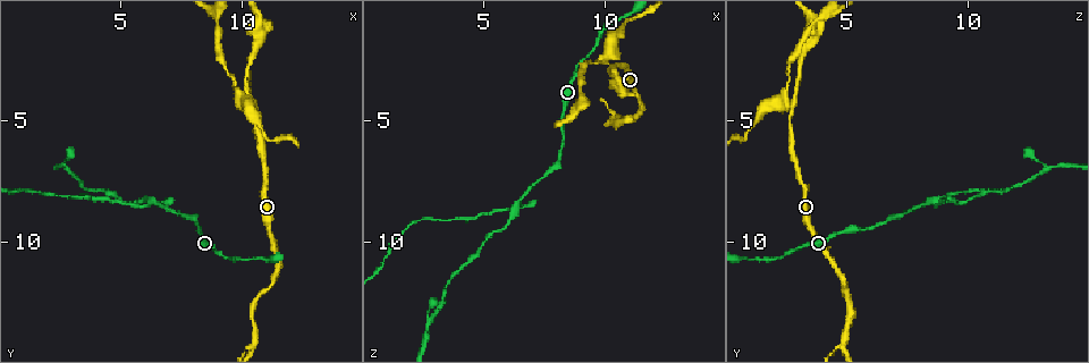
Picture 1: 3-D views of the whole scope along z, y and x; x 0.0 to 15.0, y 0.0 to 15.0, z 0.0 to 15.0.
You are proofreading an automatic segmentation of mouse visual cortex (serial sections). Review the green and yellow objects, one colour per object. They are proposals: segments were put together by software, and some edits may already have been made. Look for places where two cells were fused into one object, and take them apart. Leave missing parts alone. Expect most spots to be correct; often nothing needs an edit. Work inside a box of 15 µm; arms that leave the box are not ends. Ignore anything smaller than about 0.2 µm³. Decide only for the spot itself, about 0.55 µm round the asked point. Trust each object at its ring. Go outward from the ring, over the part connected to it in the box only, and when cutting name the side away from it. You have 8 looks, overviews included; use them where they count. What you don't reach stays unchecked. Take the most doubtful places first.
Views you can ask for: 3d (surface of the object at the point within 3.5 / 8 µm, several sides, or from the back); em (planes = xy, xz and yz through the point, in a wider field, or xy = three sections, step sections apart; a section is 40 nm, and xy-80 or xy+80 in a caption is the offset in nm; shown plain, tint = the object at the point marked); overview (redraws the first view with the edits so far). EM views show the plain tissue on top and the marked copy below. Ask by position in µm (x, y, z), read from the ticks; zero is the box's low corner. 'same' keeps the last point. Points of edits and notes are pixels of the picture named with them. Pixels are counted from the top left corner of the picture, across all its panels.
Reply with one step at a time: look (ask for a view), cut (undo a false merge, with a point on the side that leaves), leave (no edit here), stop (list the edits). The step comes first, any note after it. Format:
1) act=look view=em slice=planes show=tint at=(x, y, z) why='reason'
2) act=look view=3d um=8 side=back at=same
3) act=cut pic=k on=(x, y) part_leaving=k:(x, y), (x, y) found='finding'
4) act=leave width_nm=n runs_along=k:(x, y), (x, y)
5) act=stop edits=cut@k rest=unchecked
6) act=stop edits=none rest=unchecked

act=look view=3d um=3.5 at=(10.3, 4.5, 2.8) why='four arms meet'

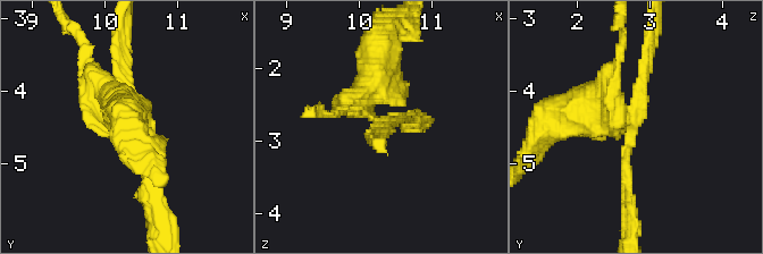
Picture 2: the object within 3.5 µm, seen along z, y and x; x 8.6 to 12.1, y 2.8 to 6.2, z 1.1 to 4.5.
act=look view=em slice=xy step=1 show=tint at=(10.30, 4.40, 2.80) why='now the EM'

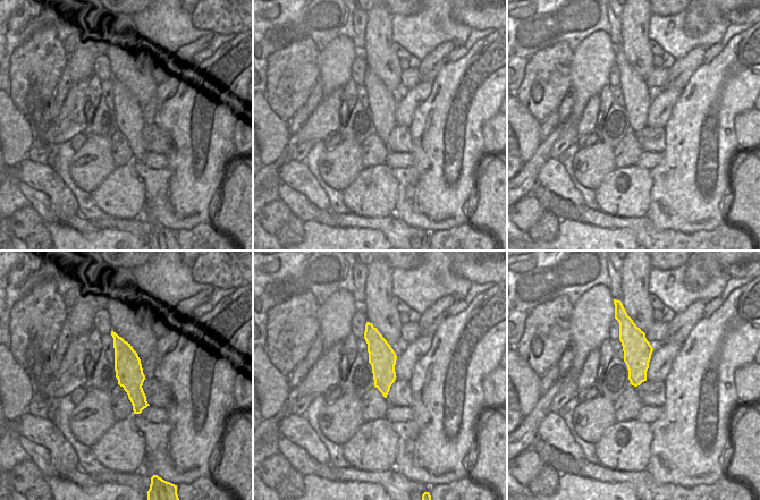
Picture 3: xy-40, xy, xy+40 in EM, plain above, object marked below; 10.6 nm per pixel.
act=cut pic=2 on=(394, 85) part_leaving=2:(370, 117), (357, 102), (384, 32) found='a second cell is stuck on'

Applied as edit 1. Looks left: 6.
act=look view=overview

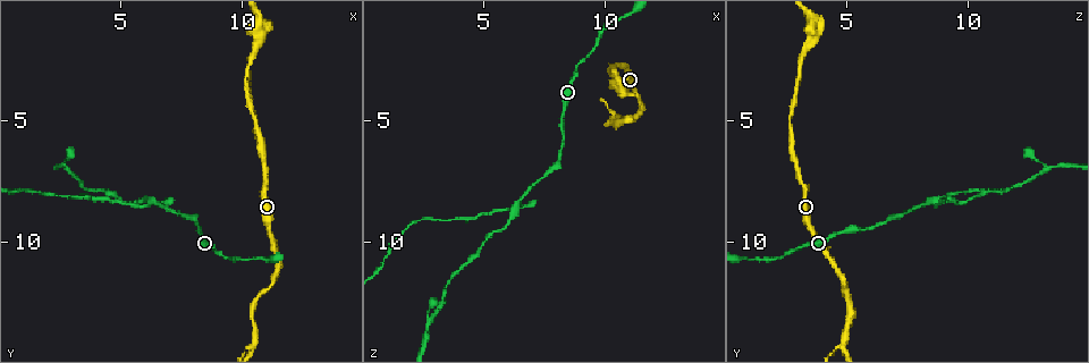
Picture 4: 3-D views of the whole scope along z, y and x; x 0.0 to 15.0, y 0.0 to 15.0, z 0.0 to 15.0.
act=look view=3d um=3.5 at=(6.2, 8.3, 8.7) why='calibre changes'

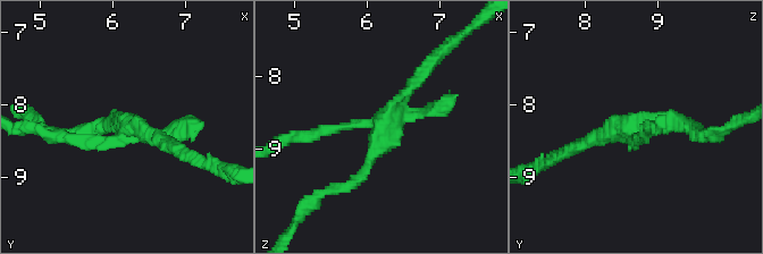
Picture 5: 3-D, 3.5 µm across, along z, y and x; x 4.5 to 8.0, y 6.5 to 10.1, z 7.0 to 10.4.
act=look view=em slice=xy step=2 show=tint at=(6.30, 8.30, 8.65) why='need the tissue'

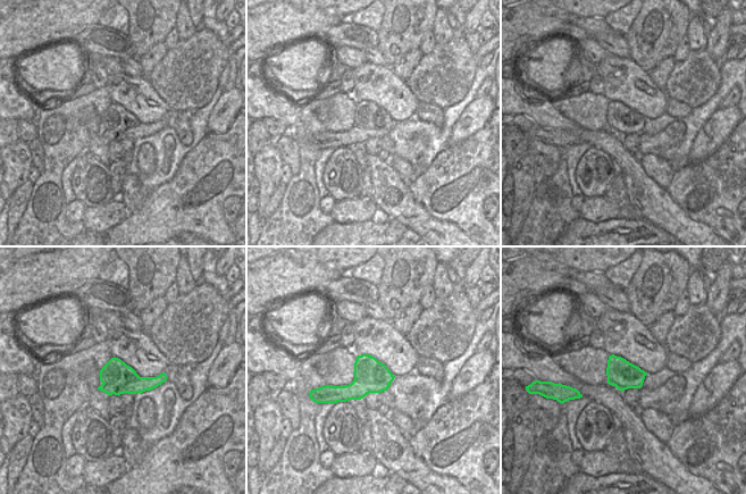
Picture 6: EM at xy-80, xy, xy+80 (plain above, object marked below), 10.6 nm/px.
act=cut pic=5 on=(442, 104) width_nm=360 part_leaving=5:(371, 124), (285, 138) found='two cells meet here'

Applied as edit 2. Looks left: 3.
act=look view=overview why='redraw'

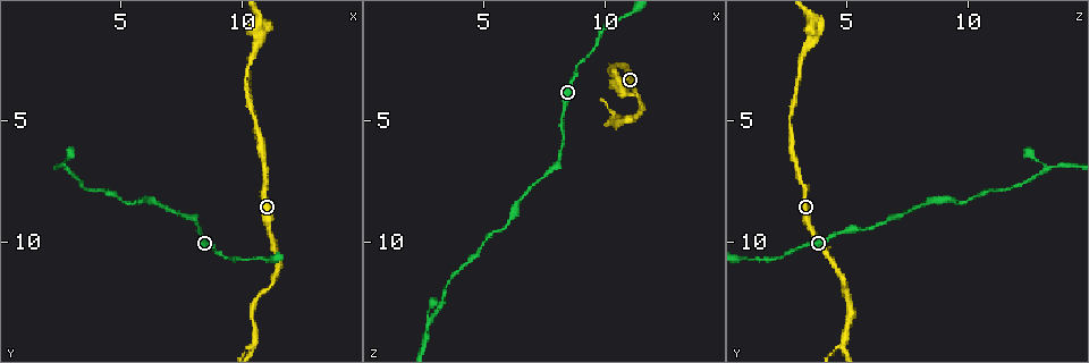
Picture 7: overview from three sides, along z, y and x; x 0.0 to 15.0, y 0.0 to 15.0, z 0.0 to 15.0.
act=look view=3d um=3.5 side=back at=(10.5, 14.2, 4.8) why='branch point'

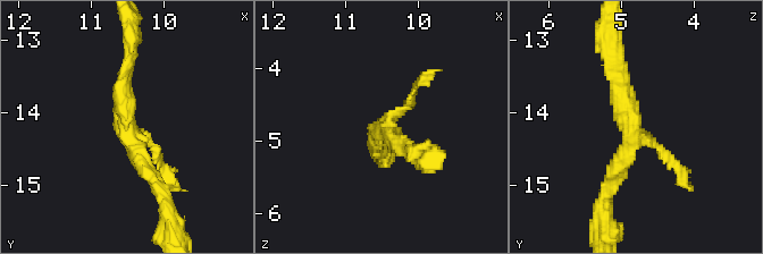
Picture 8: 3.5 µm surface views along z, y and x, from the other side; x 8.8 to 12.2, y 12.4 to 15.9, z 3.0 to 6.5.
act=look view=em slice=xy step=1 show=tint at=(10.45, 14.30, 4.80) arms=3 arm_widths_nm=100,200,200

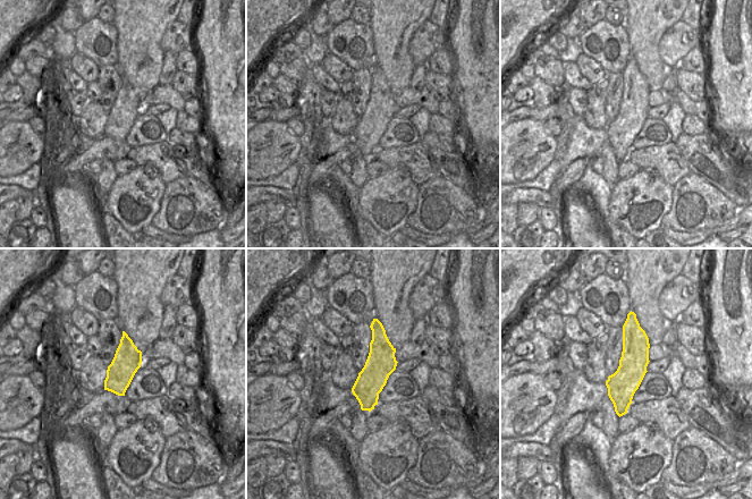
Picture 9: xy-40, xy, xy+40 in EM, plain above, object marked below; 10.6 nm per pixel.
act=leave runs_along=8:(131, 62), (124, 121), (162, 181) found='all the same cell'

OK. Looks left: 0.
act=stop edits=cut@2,cut@5 rest=unchecked

